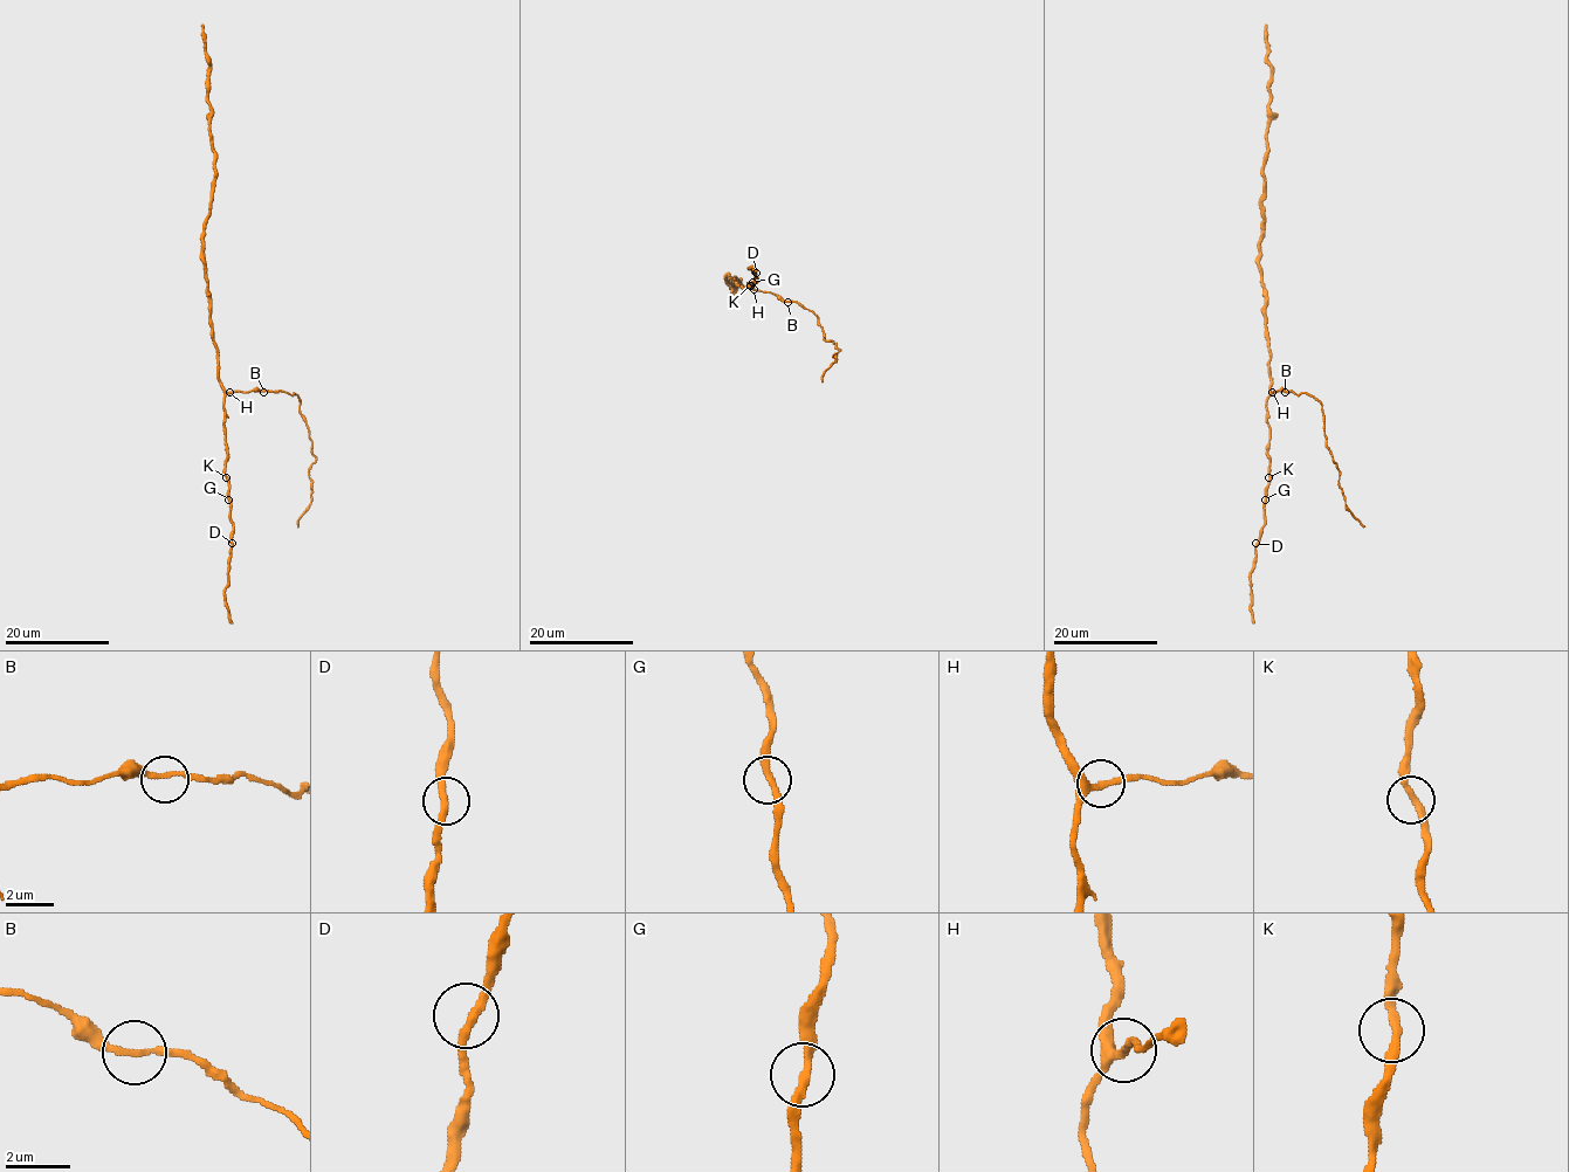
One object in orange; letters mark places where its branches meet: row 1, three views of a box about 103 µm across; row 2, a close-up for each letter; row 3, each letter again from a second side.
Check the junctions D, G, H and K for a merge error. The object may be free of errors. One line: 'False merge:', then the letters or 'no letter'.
False merge: no letter

